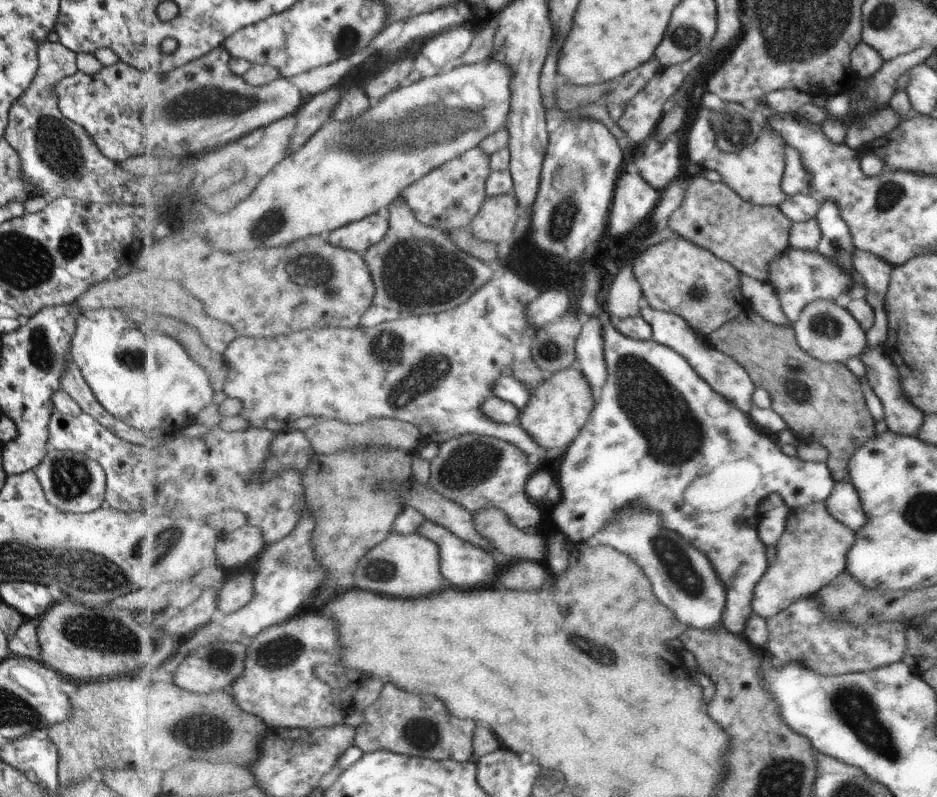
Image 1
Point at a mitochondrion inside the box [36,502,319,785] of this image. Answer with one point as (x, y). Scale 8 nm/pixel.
(110, 634)

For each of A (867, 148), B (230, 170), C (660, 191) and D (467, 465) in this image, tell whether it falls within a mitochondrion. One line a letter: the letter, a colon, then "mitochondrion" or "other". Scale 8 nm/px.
A: other
B: other
C: other
D: mitochondrion

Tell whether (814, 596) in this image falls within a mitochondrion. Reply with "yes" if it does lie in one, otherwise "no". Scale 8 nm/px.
no

